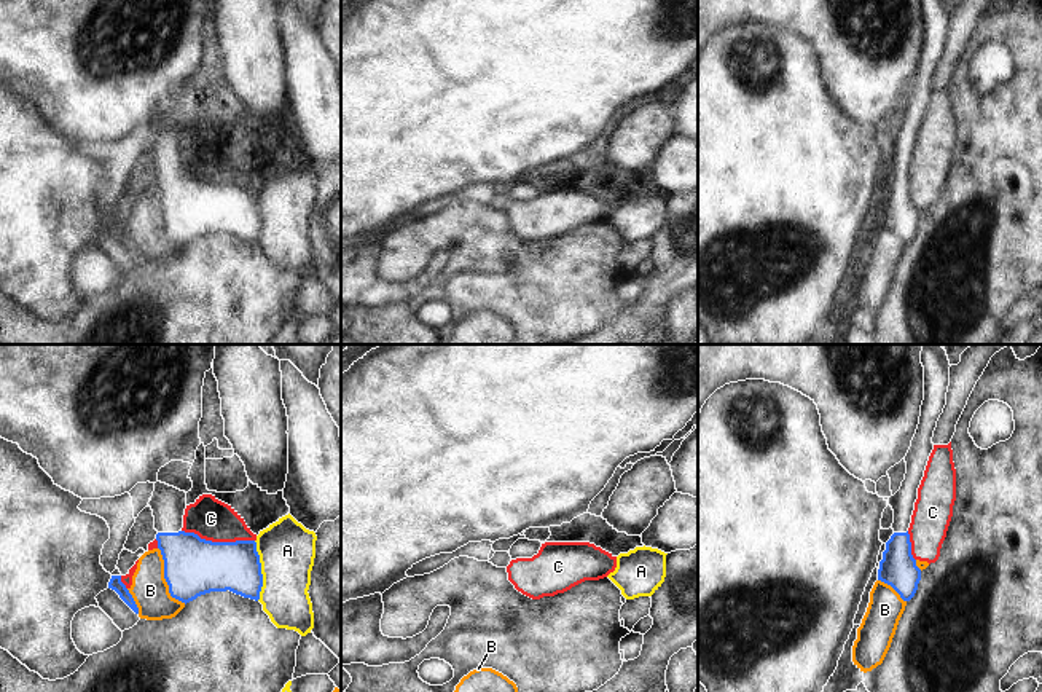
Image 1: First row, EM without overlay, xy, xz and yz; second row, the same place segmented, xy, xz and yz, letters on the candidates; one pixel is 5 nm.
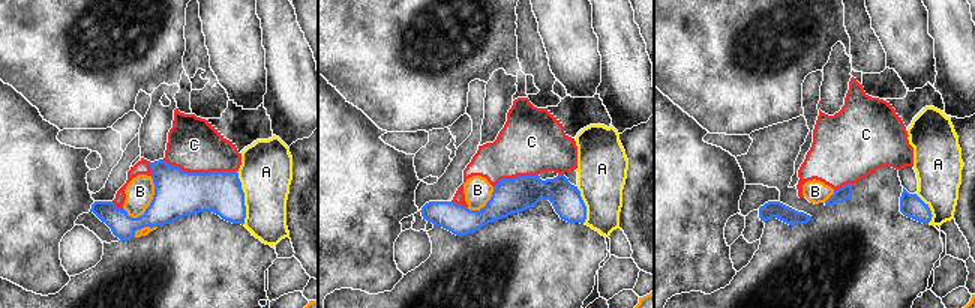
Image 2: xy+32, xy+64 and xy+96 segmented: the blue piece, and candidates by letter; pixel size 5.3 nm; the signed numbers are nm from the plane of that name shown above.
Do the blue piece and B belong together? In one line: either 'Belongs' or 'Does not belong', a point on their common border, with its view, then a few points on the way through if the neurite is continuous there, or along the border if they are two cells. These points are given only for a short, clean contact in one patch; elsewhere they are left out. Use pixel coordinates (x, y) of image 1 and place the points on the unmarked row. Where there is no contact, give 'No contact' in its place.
Does not belong. Touches blue at xy (164, 220)

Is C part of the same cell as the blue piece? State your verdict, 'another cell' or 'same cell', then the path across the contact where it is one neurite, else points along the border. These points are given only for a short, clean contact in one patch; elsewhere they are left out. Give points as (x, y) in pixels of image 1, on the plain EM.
another cell

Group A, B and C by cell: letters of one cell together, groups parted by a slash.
A / B C

